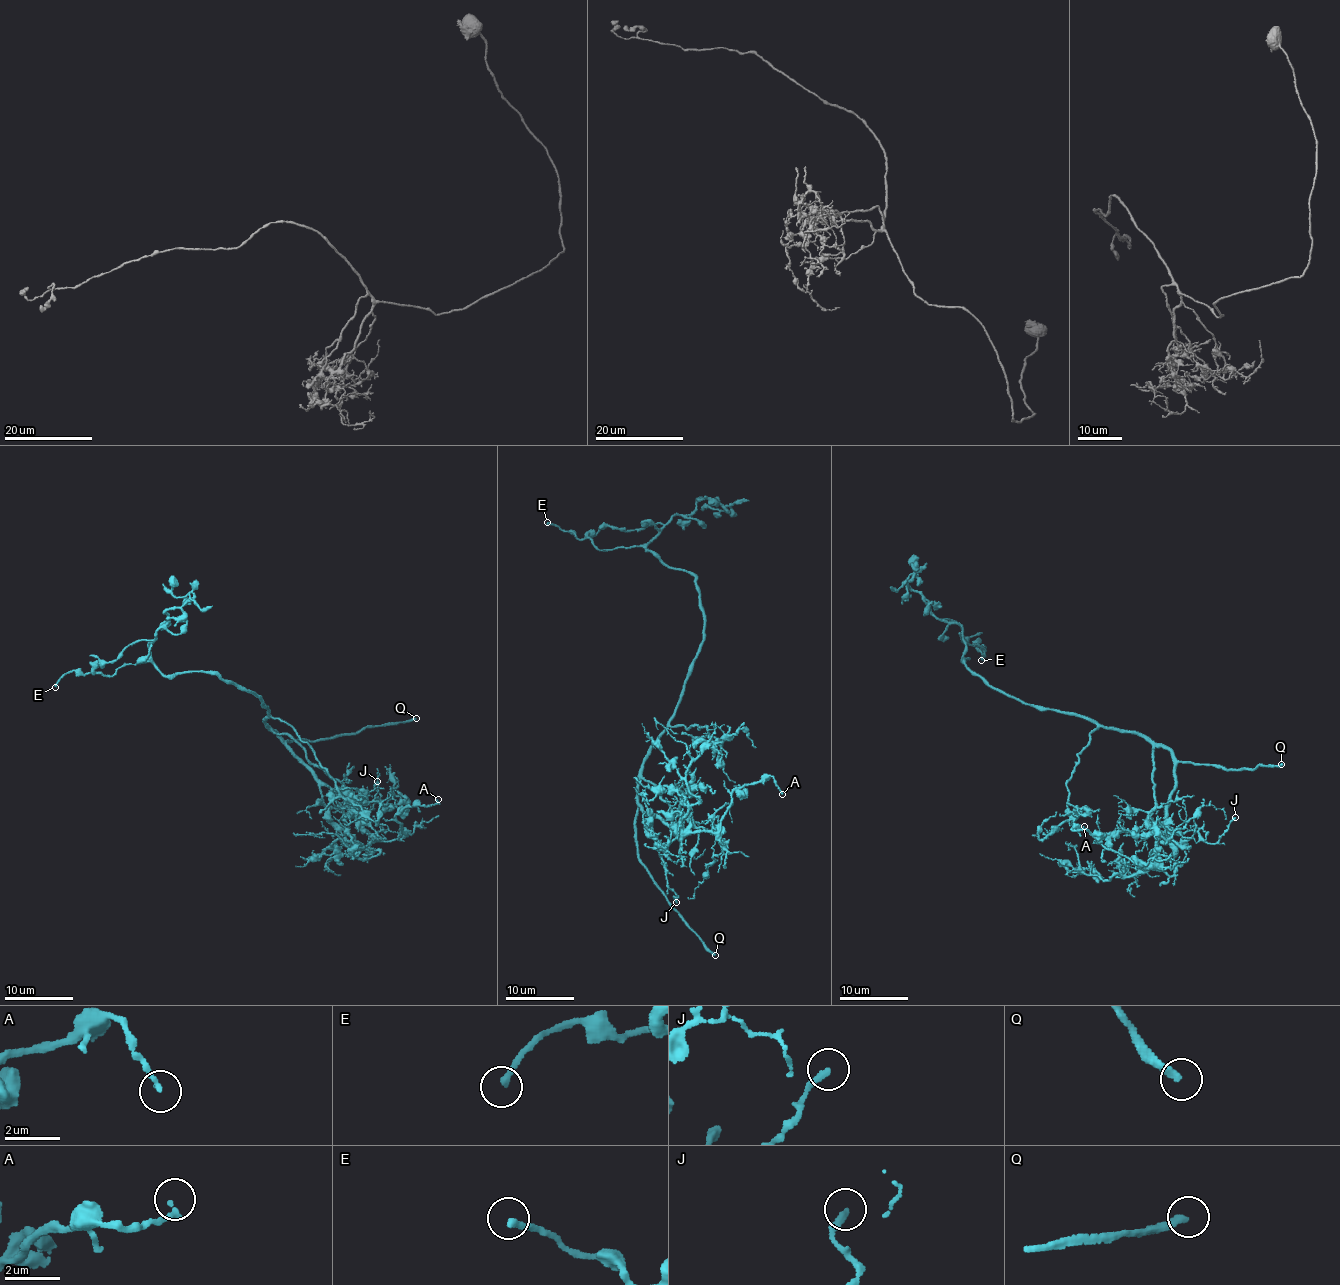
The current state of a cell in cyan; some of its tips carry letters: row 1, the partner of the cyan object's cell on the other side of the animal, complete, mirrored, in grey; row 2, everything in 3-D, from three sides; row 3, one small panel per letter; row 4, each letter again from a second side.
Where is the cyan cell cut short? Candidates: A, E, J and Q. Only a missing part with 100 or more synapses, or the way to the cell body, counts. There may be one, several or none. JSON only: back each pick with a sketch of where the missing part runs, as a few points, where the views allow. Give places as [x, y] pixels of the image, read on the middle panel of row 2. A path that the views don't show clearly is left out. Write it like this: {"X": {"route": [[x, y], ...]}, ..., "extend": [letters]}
{"extend": ["Q"]}

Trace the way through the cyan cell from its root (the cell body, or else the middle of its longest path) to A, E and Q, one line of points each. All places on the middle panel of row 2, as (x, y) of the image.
A: (670, 721), (645, 760), (637, 800), (669, 829), (713, 831), (734, 790), (769, 777), (782, 794)
E: (670, 721), (703, 638), (692, 574), (669, 568), (643, 547), (599, 550), (588, 537), (547, 522)
Q: (670, 721), (645, 760), (642, 770), (636, 799), (637, 858), (668, 905), (715, 955)

